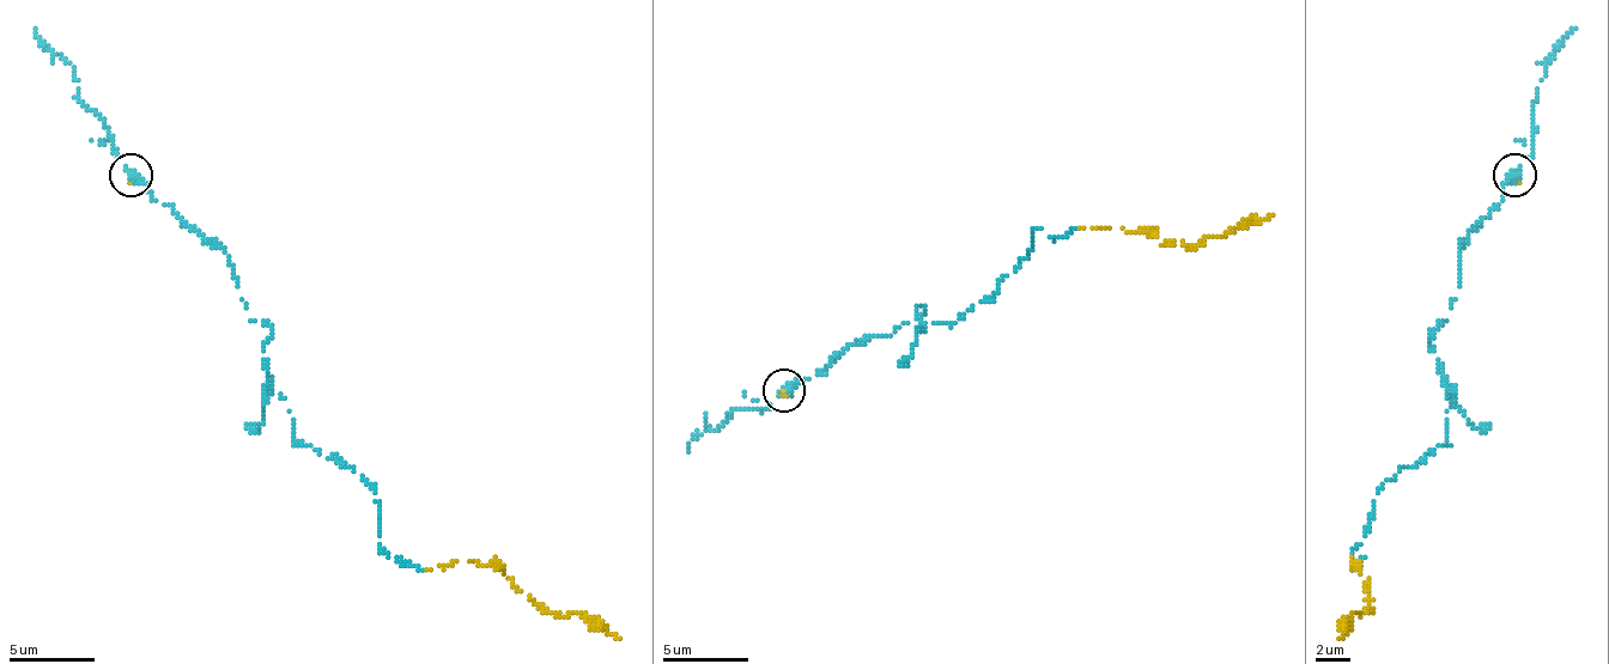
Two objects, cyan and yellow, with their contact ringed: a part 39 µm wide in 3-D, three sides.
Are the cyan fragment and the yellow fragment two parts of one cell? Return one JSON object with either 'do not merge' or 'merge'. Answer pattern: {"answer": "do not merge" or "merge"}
{"answer": "merge"}

